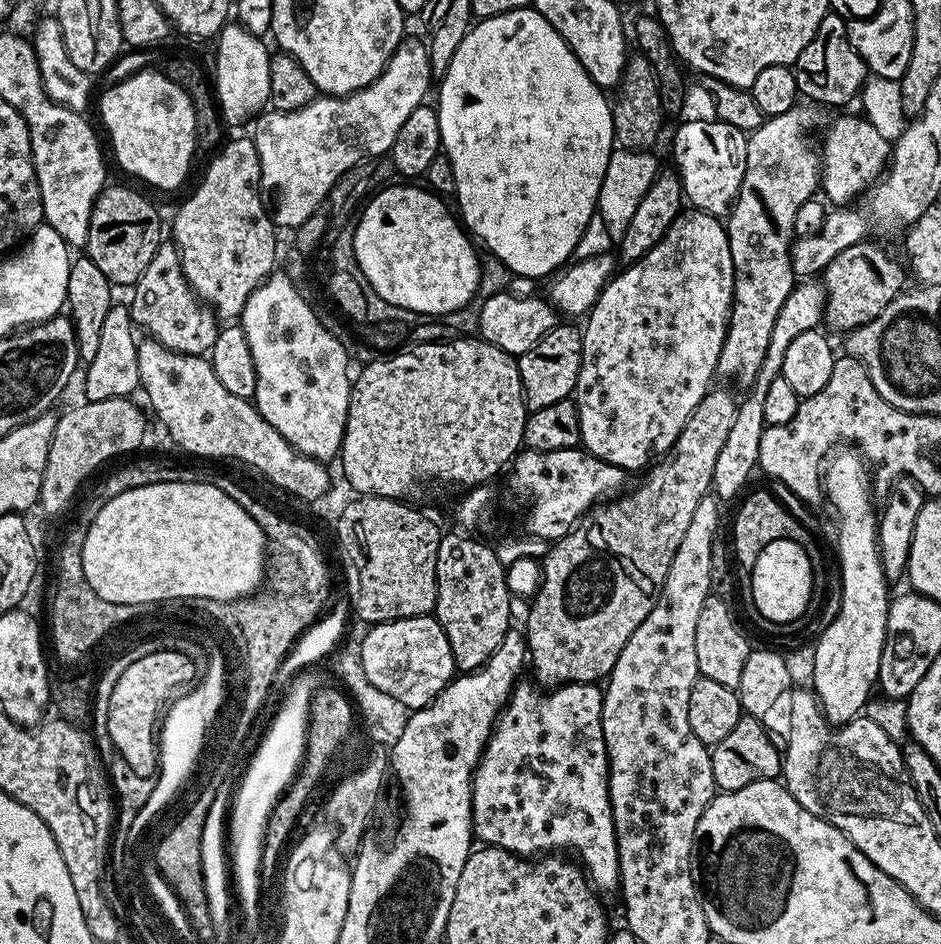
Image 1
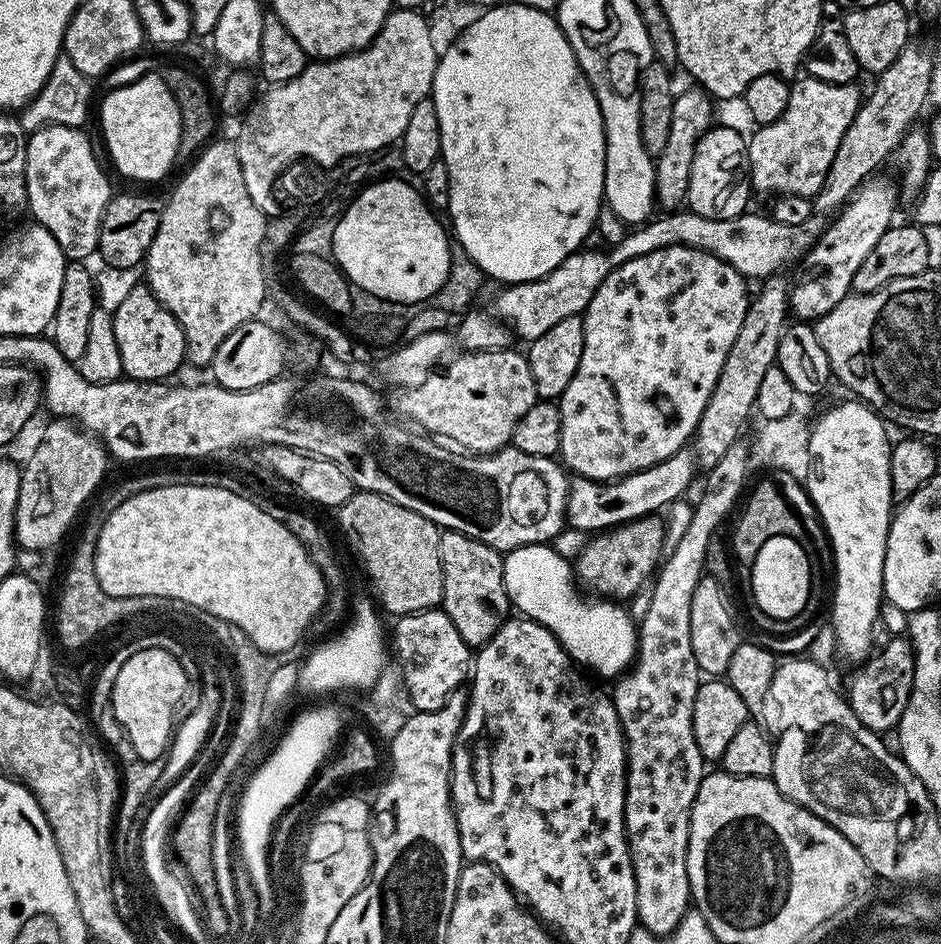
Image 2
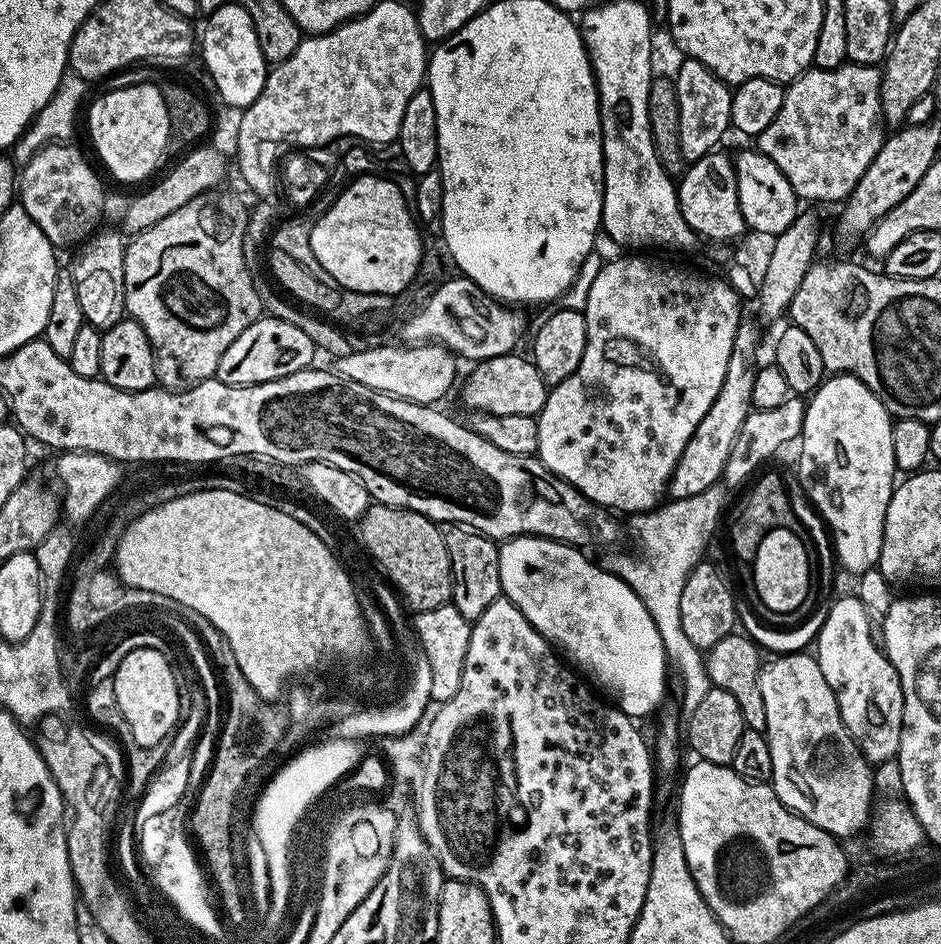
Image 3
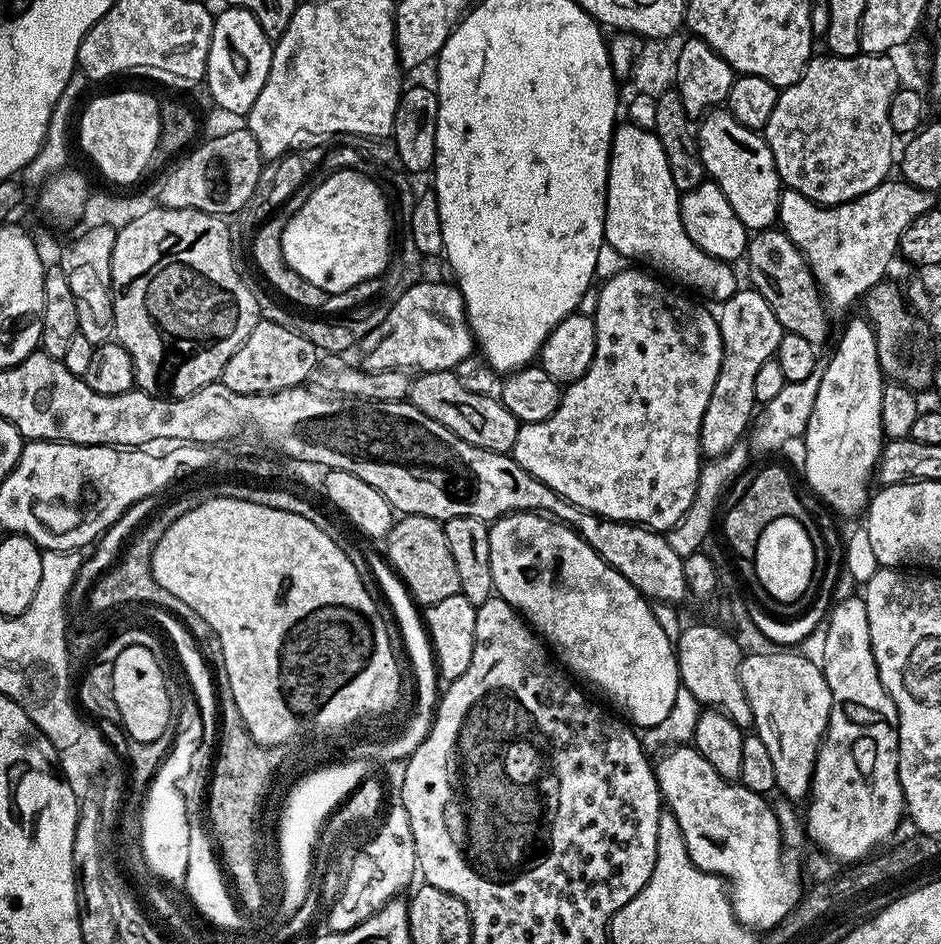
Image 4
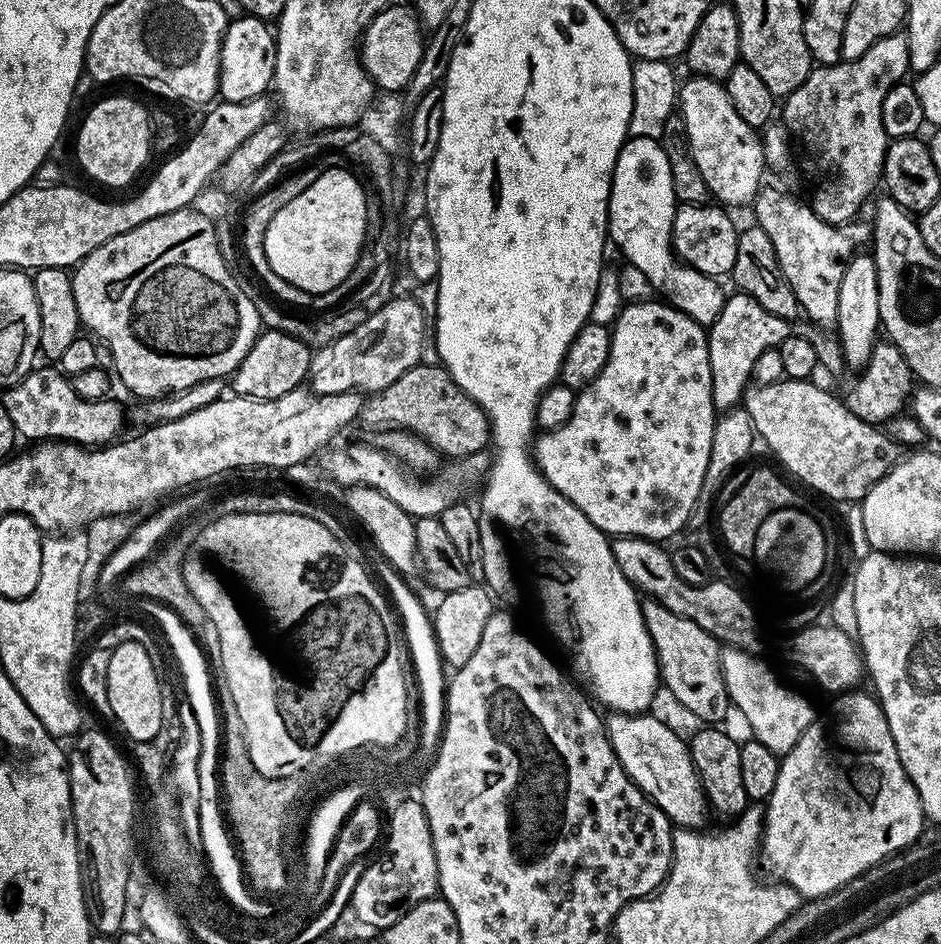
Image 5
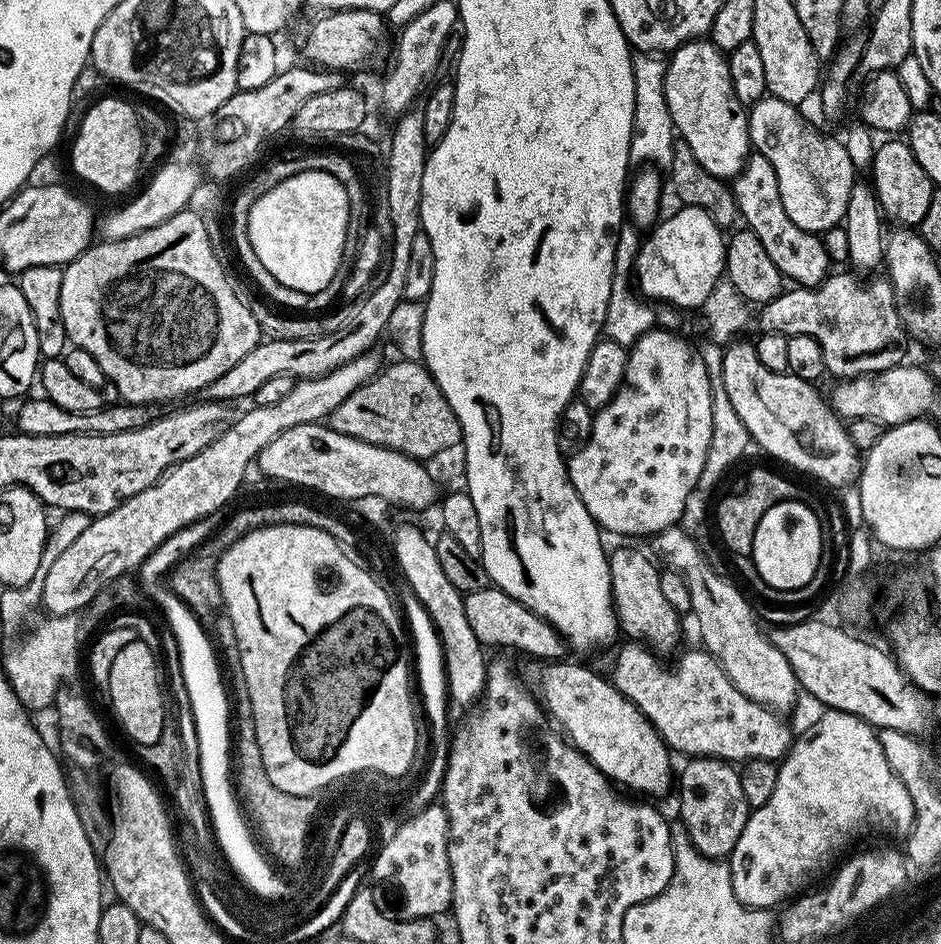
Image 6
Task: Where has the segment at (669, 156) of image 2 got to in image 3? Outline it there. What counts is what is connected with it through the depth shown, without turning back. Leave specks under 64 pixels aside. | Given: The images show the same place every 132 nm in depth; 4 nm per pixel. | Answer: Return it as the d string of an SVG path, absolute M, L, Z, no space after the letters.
M681 59L680 69L674 72L678 90L678 146L682 146L685 165L698 162L706 154L721 147L720 139L732 128L730 106L733 89L718 78L702 62Z

